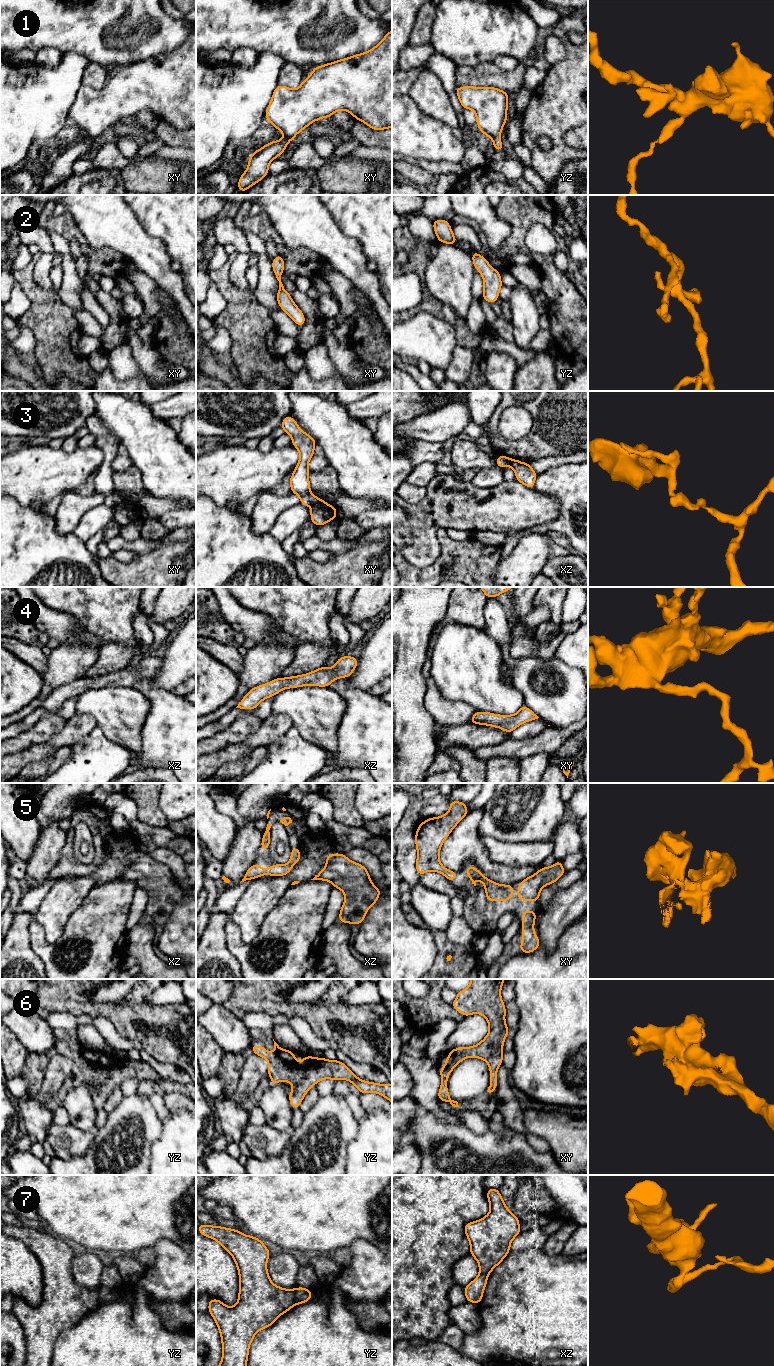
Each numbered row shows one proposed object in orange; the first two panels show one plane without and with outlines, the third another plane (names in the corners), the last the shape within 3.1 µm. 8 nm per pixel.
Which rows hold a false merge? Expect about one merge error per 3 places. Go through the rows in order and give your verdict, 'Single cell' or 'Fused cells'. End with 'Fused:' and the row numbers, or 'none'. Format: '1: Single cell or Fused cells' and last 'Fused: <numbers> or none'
1: Single cell
2: Single cell
3: Fused cells
4: Single cell
5: Single cell
6: Single cell
7: Fused cells
Fused: 3, 7

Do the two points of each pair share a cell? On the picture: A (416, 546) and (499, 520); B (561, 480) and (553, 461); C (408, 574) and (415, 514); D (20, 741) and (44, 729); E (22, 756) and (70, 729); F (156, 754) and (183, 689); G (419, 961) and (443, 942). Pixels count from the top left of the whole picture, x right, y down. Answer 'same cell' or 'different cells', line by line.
A: same cell
B: different cells
C: different cells
D: same cell
E: same cell
F: different cells
G: different cells

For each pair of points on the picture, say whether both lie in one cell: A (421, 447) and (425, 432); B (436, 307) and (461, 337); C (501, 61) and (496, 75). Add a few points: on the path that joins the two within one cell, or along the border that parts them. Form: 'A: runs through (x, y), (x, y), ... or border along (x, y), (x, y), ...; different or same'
A: border along (415, 439), (439, 442), (441, 444); different
B: runs through (444, 311), (461, 329); same
C: border along (492, 62), (502, 71), (510, 71), (519, 62); different

